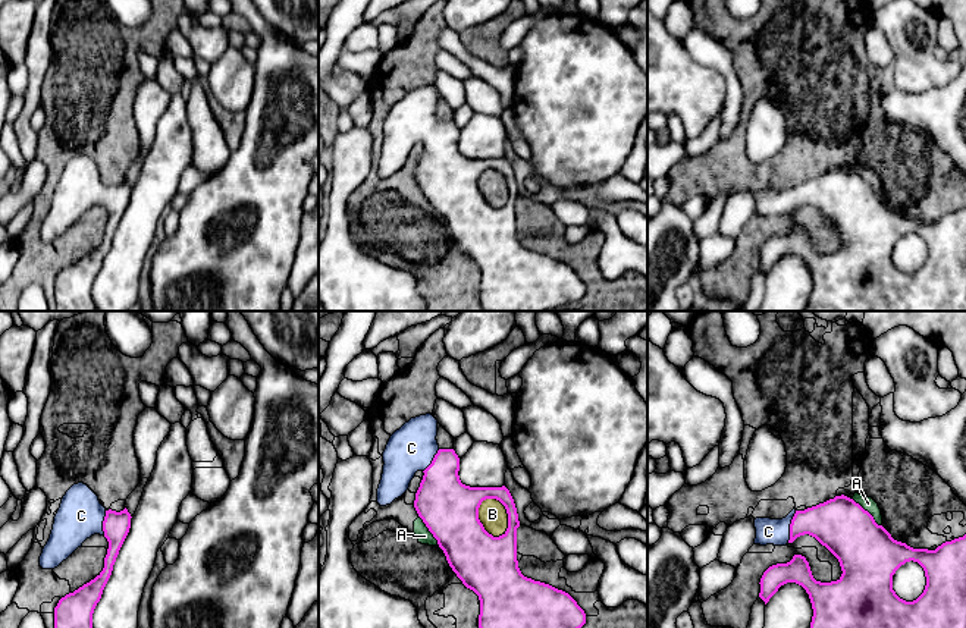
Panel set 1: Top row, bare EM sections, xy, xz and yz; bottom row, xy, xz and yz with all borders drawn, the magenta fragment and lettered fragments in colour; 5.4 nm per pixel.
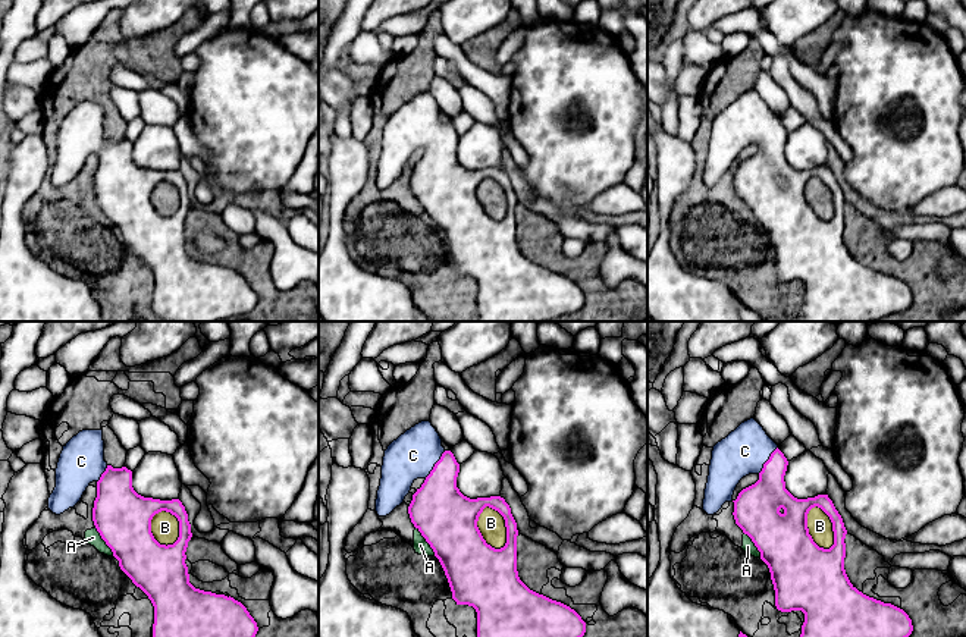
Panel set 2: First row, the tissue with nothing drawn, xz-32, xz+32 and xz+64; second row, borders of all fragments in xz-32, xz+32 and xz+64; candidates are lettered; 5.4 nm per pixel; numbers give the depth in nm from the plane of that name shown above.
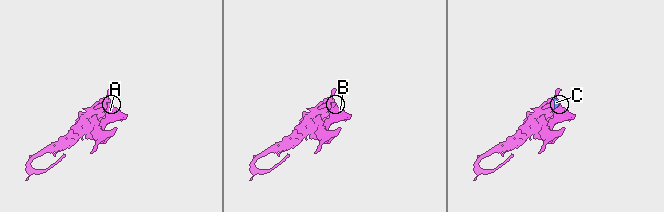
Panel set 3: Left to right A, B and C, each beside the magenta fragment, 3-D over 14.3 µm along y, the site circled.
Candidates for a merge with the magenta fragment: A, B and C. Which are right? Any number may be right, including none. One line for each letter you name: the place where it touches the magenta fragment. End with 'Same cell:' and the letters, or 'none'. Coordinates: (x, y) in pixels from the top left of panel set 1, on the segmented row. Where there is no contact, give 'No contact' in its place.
C: Touches magenta at yz (790, 527)
Same cell: C

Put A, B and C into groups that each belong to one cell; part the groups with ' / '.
A B / C

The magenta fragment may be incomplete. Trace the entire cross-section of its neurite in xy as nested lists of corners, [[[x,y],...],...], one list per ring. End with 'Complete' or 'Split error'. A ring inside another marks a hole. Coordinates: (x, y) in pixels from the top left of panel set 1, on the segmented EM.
[[[84,483],[73,484],[62,499],[53,530],[40,556],[43,569],[54,569],[94,534],[109,541],[103,571],[90,583],[62,597],[54,607],[54,628],[92,628],[92,613],[112,575],[131,528],[131,514],[106,509]]]. Split error

